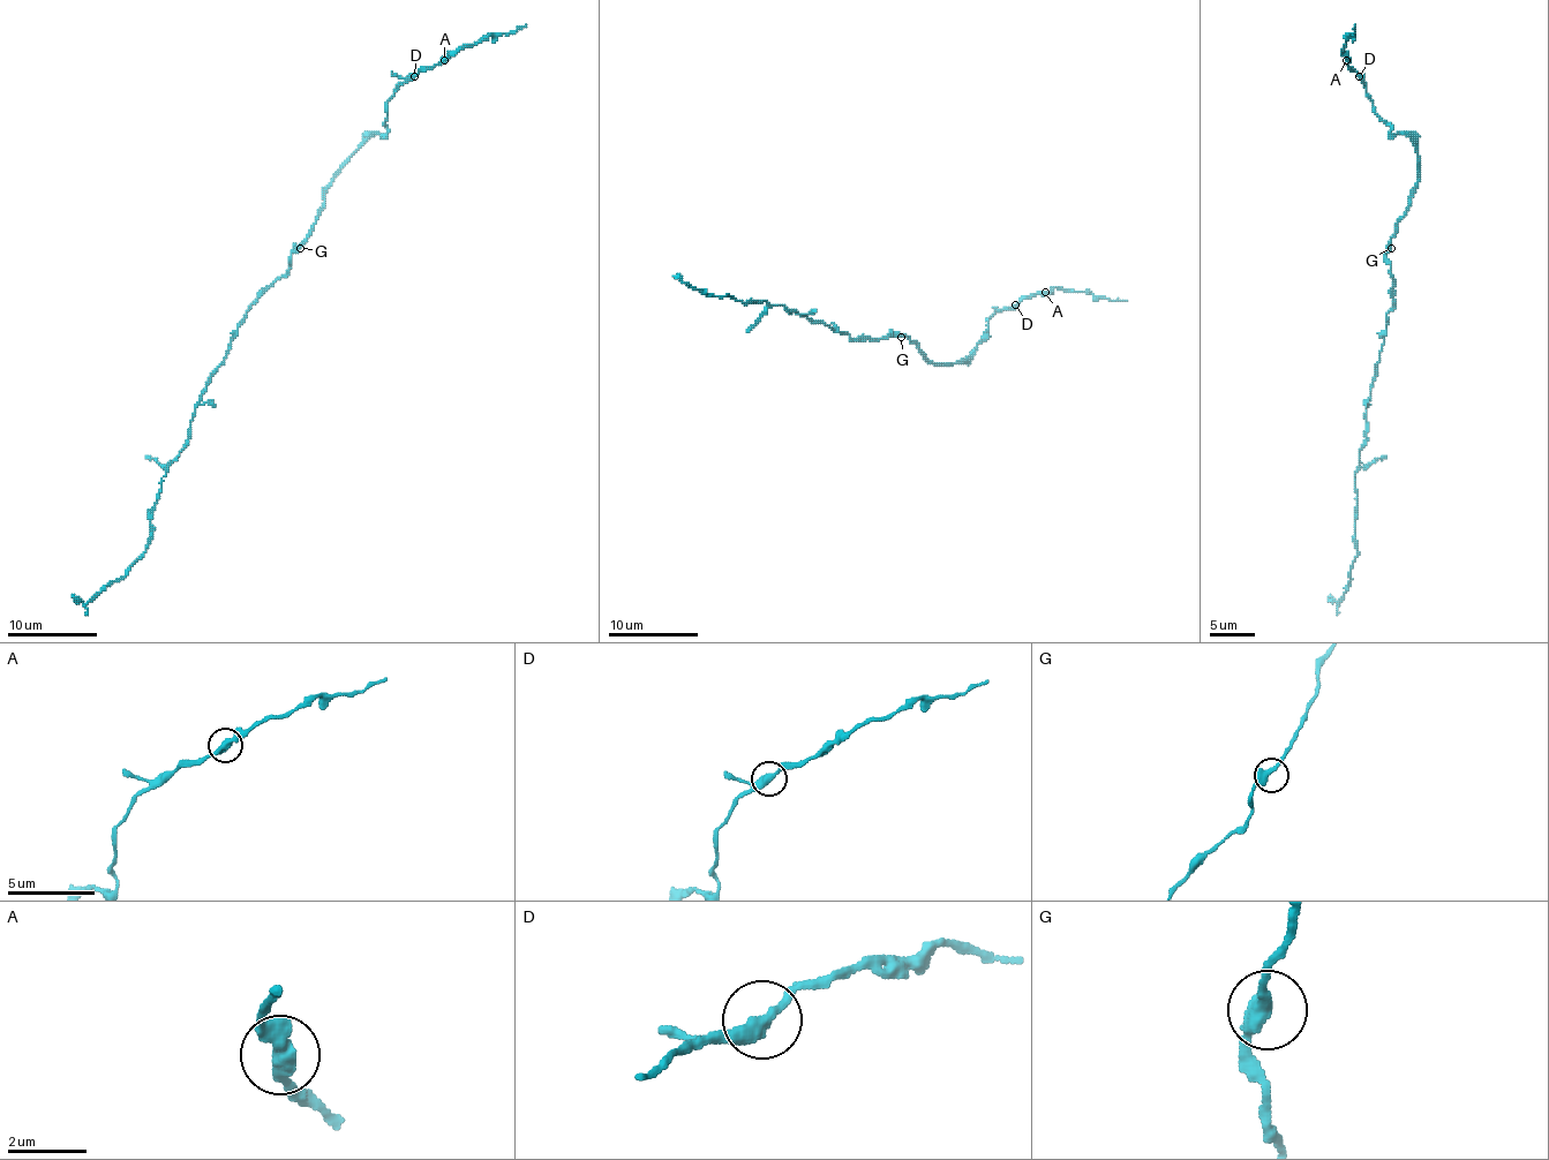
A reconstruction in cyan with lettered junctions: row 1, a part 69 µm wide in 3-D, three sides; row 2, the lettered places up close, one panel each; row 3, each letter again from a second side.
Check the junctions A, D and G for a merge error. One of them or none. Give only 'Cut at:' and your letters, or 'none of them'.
Cut at: none of them

